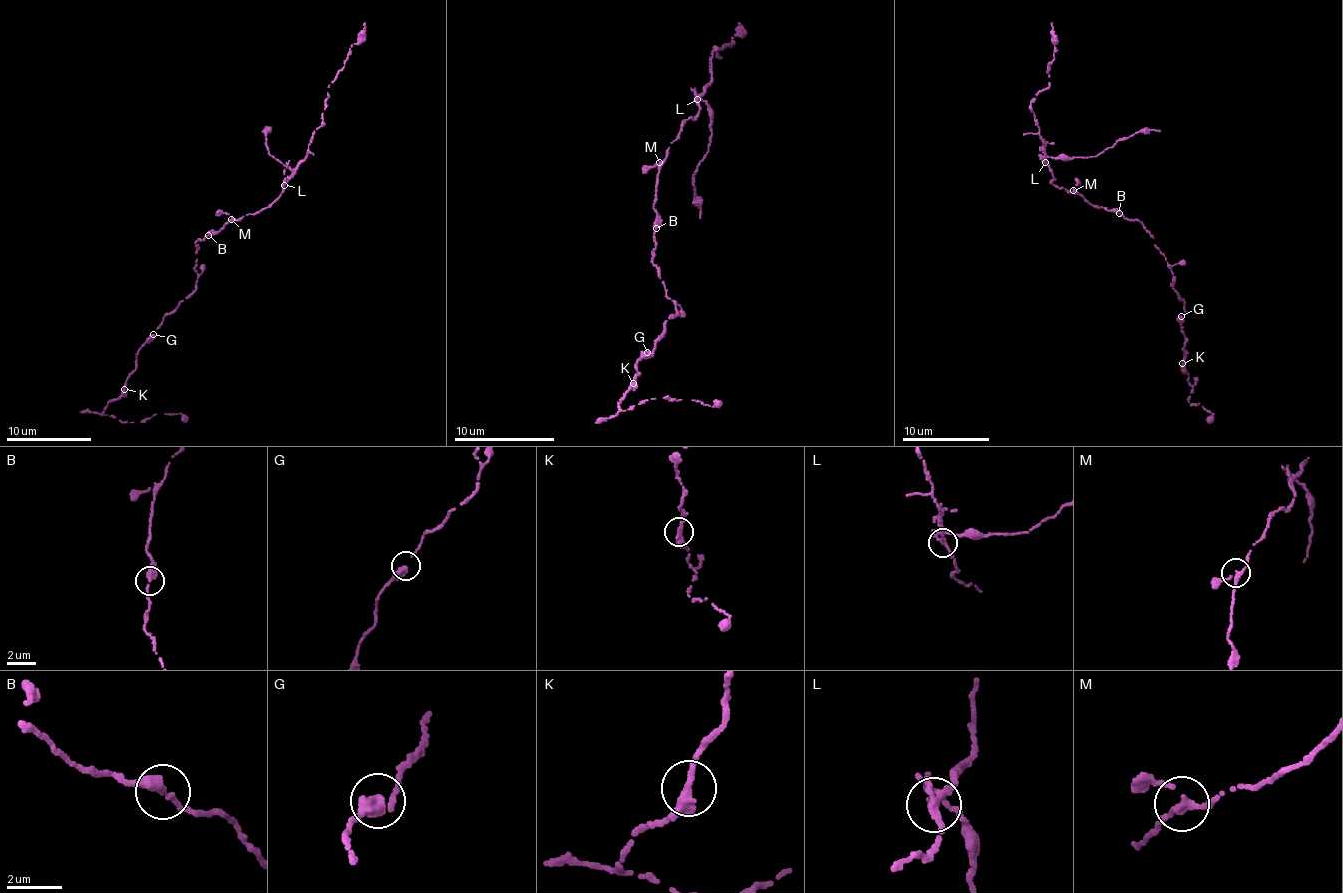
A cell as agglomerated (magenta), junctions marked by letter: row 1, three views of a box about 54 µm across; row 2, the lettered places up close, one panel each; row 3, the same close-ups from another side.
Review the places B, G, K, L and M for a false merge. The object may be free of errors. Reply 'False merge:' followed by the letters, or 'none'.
False merge: L

